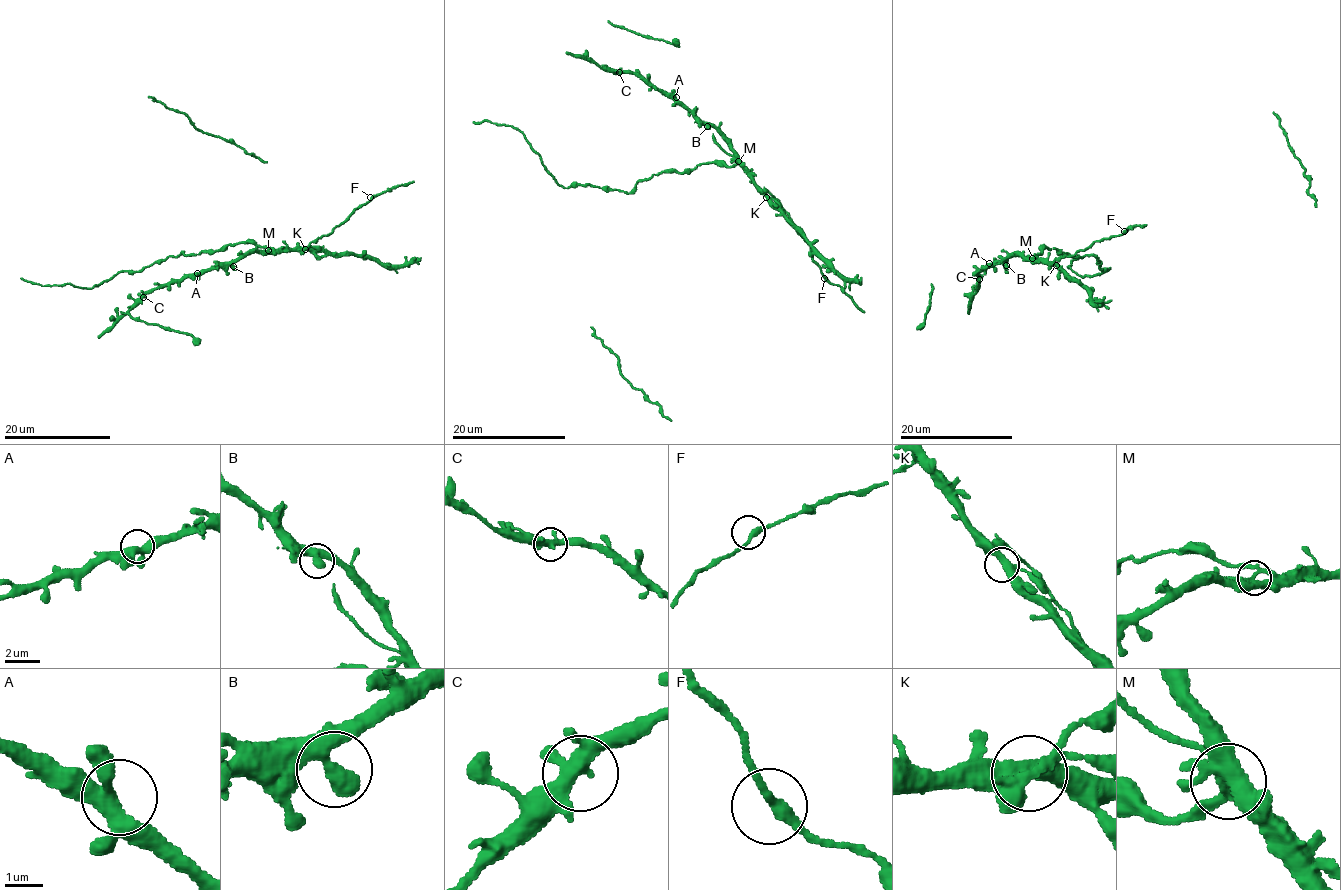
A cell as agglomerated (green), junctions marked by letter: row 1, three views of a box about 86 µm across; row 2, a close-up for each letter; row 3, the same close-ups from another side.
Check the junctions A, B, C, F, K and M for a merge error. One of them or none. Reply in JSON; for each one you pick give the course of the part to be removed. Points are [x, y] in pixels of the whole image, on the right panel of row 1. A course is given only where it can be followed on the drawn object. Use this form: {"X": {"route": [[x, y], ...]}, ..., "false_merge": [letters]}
{"M": {"route": [[1031, 258], [1013, 255]]}, "false_merge": ["M"]}

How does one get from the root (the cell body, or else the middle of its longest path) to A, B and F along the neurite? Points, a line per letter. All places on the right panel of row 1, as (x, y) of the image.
A: (1083, 250), (1057, 258), (1055, 264), (1011, 253), (1006, 260), (989, 263)
B: (1083, 250), (1057, 258), (1055, 264), (1011, 253), (1005, 260), (1006, 265)
F: (1083, 250), (1095, 241), (1110, 239), (1124, 231)

